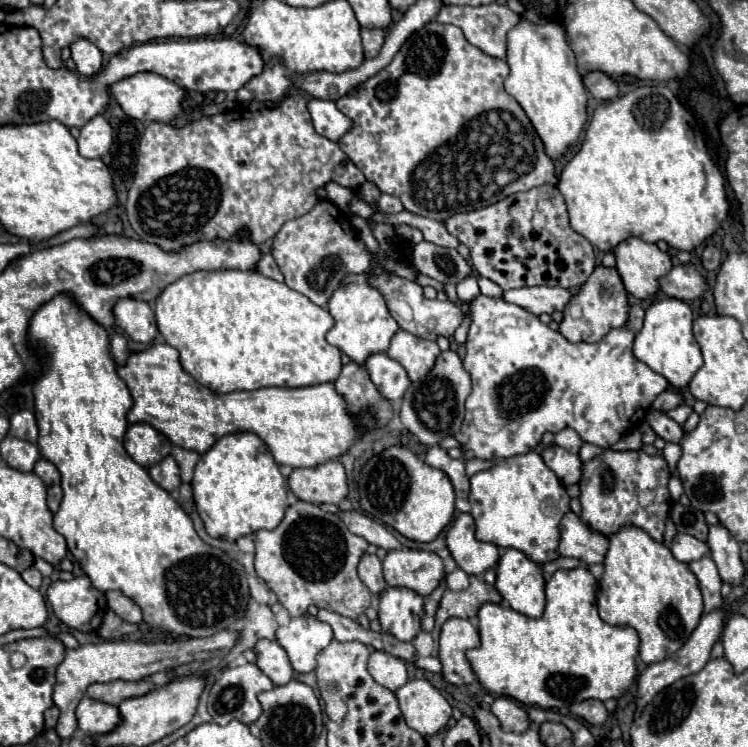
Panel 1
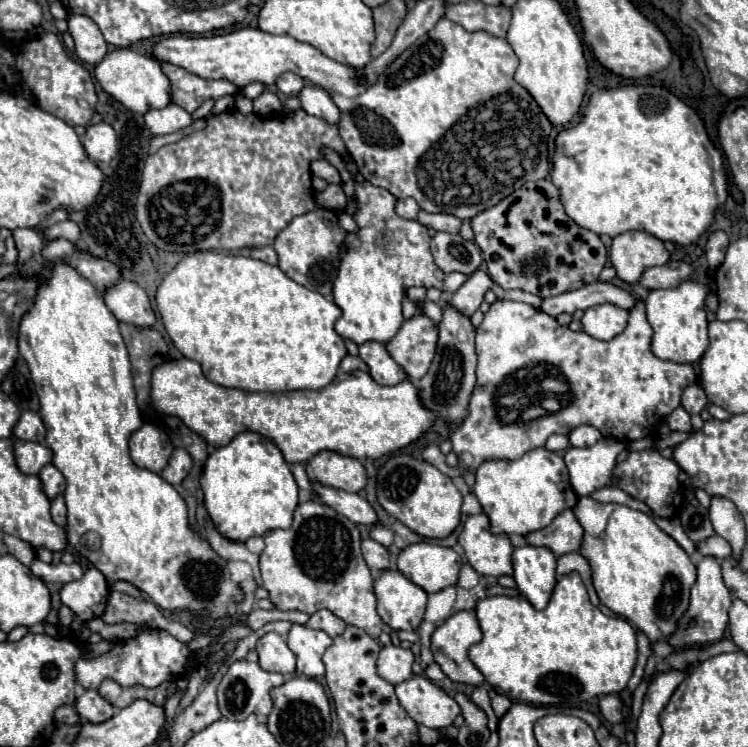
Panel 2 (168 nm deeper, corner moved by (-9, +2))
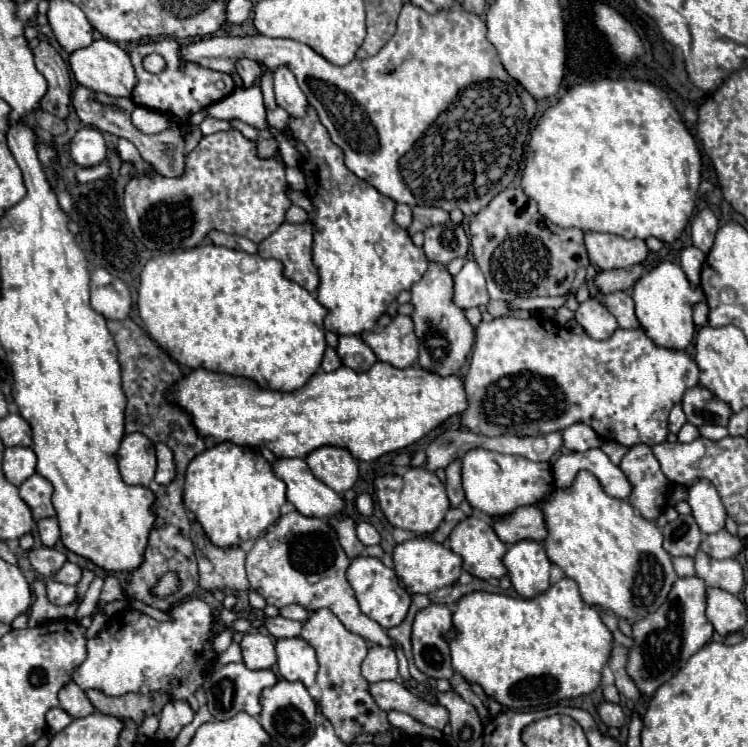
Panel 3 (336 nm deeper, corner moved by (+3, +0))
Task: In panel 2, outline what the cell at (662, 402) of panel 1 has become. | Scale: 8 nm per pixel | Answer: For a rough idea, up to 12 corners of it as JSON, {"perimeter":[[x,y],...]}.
{"perimeter":[[690,384],[682,392],[680,406],[698,414],[708,398],[700,384]]}

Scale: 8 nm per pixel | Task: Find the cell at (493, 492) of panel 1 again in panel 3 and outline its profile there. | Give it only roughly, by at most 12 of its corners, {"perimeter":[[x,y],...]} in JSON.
{"perimeter":[[484,448],[462,458],[472,508],[506,516],[554,490],[548,462]]}

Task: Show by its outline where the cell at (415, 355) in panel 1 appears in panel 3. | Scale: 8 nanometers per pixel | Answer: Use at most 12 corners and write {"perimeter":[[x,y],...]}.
{"perimeter":[[396,314],[386,328],[360,338],[378,360],[408,368],[418,360],[410,316]]}

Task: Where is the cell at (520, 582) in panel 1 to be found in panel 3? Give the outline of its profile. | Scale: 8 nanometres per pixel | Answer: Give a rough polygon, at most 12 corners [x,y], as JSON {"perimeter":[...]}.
{"perimeter":[[536,540],[512,544],[504,566],[516,592],[550,586],[550,560]]}

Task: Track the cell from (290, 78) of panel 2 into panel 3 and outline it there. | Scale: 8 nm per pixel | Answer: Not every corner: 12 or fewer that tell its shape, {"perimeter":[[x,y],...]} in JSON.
{"perimeter":[[236,62],[236,72],[246,88],[262,76],[258,62]]}

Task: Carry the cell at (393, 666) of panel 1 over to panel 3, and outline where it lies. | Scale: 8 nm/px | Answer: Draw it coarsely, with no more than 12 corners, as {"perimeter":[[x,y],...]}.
{"perimeter":[[374,646],[362,662],[368,682],[396,680],[392,648]]}

